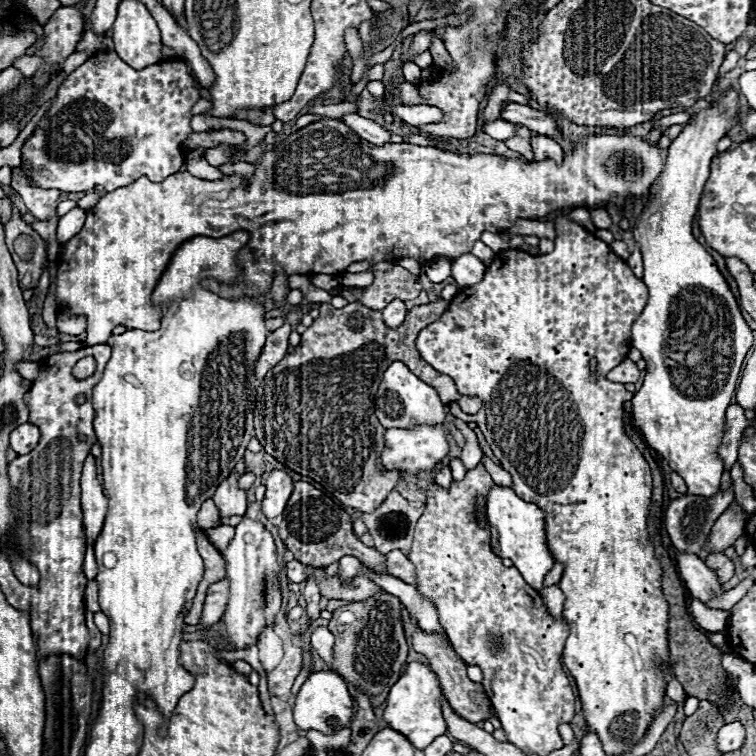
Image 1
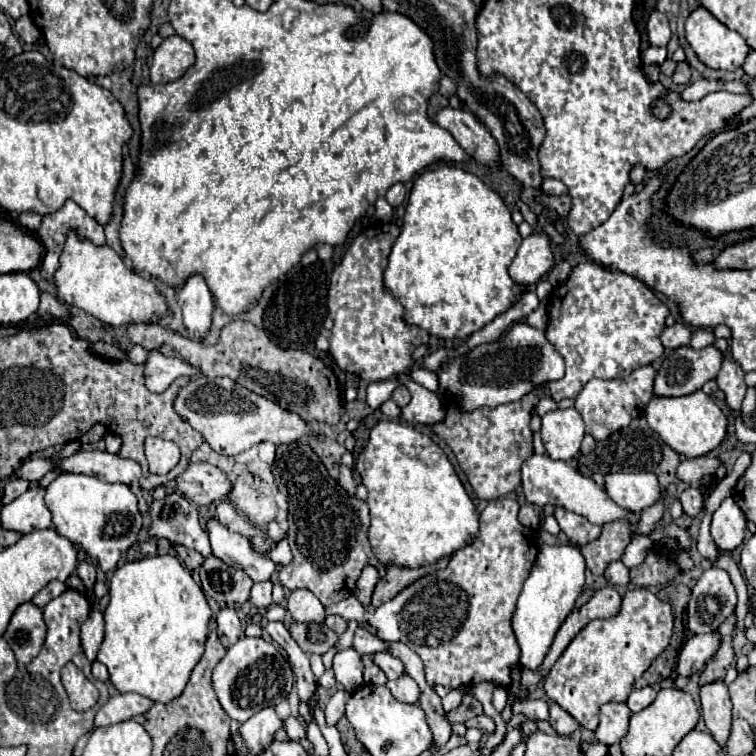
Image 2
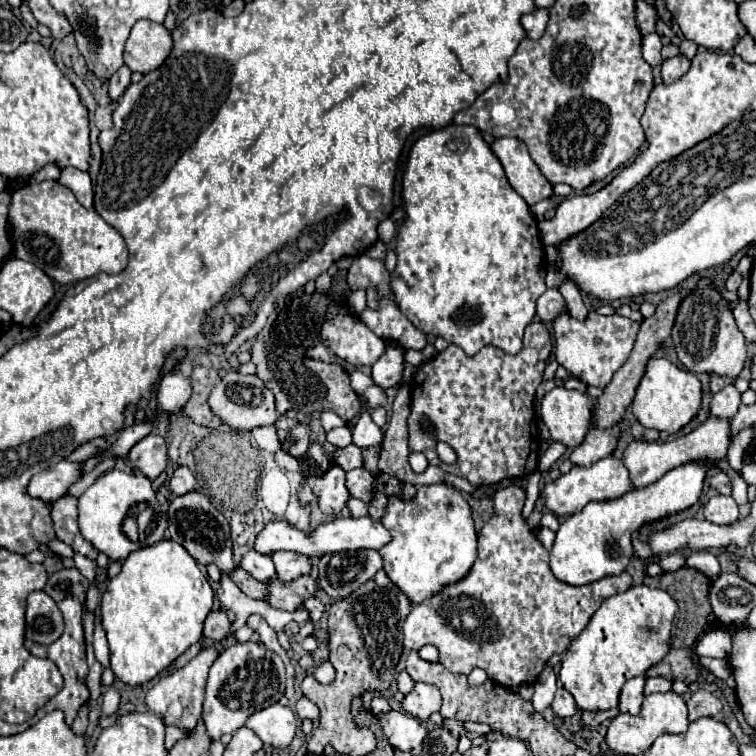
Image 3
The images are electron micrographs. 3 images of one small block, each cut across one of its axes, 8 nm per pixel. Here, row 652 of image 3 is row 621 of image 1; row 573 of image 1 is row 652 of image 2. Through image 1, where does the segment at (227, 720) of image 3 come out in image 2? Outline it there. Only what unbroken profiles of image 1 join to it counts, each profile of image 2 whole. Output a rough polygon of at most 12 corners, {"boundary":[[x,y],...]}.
{"boundary":[[240,638],[212,674],[238,722],[290,694],[288,660],[262,638]]}

